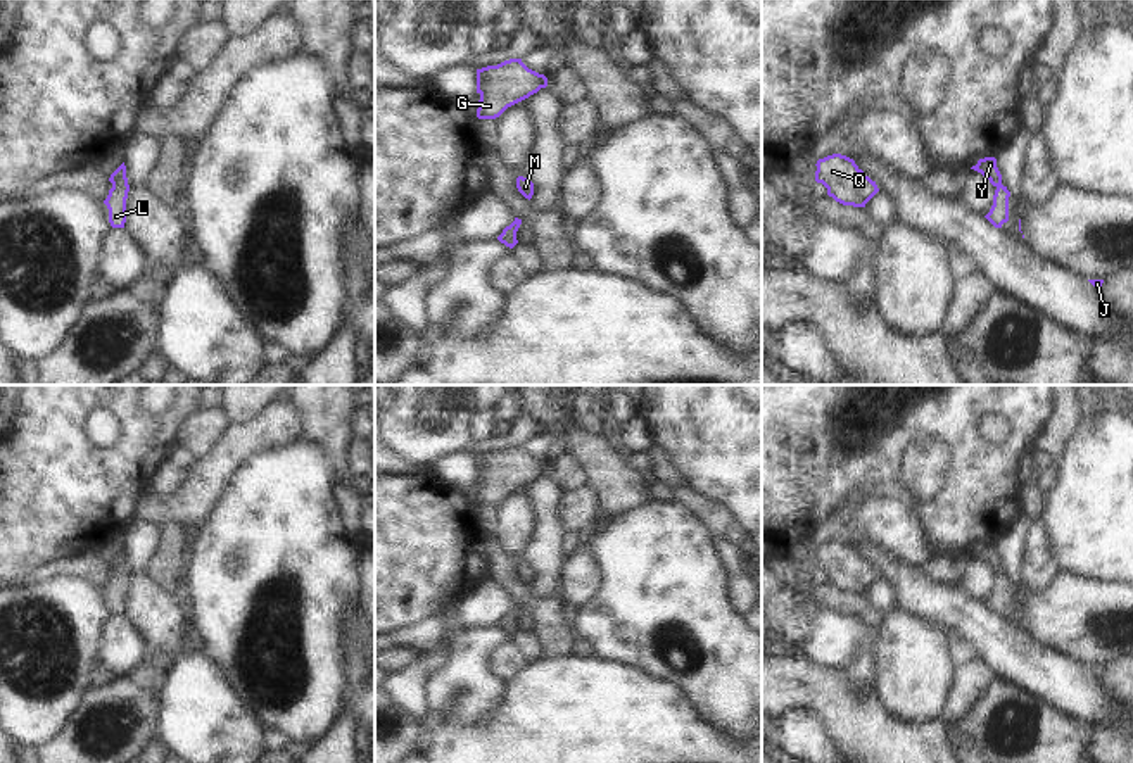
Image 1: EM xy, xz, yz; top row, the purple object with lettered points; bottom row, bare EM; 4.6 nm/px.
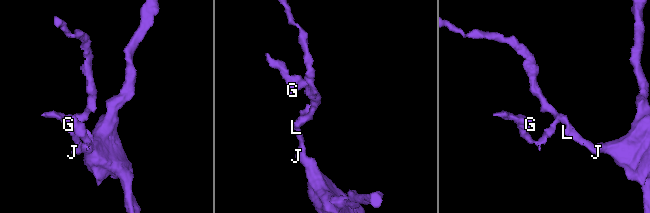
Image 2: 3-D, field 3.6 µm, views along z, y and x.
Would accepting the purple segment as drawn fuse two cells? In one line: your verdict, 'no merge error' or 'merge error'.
no merge error

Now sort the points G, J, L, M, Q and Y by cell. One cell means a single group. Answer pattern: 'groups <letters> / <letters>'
groups G J L M Q Y

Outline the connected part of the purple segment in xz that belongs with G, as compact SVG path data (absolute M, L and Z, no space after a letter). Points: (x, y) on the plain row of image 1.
M522 445L477 456L477 480L480 482L477 504L496 506L508 494L546 473L548 464L529 456Z

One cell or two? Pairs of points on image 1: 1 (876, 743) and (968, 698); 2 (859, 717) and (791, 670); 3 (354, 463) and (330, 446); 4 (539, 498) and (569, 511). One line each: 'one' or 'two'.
1: one
2: one
3: two
4: two

